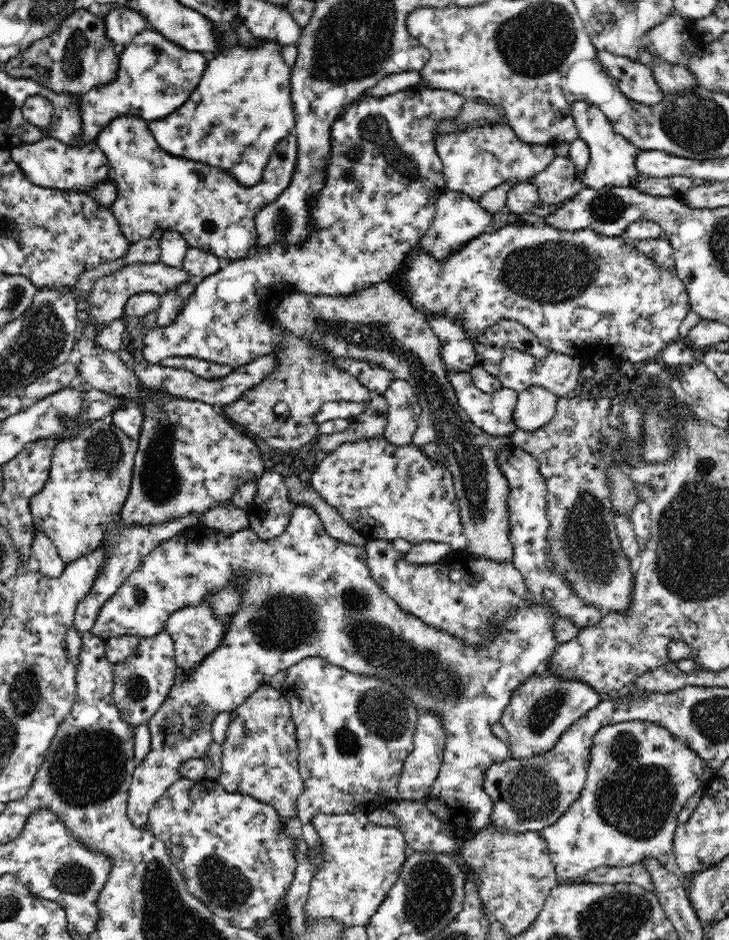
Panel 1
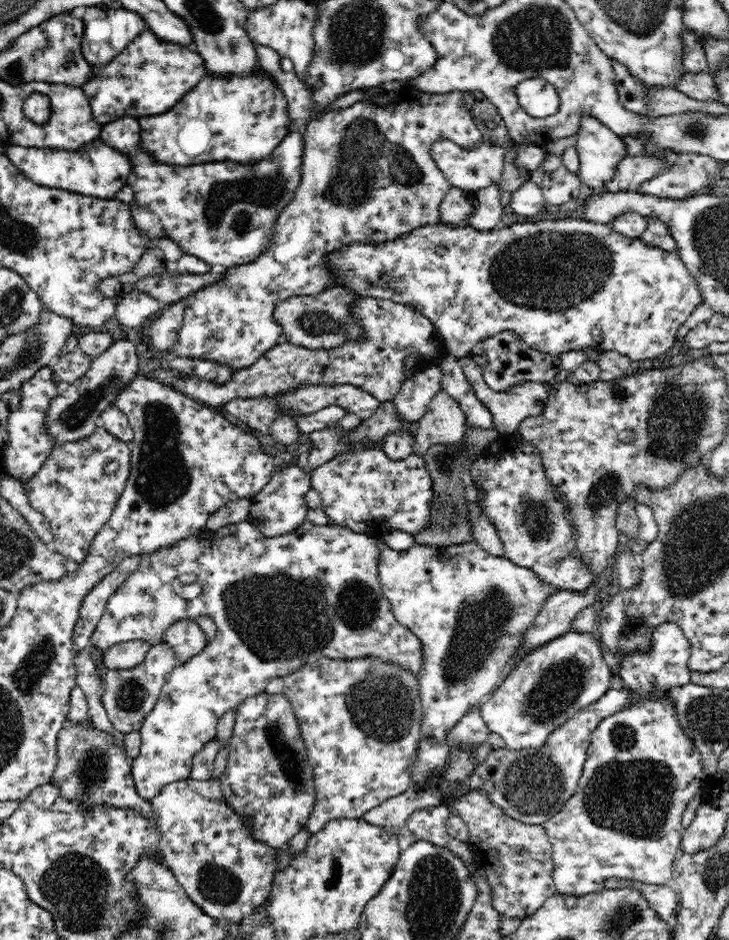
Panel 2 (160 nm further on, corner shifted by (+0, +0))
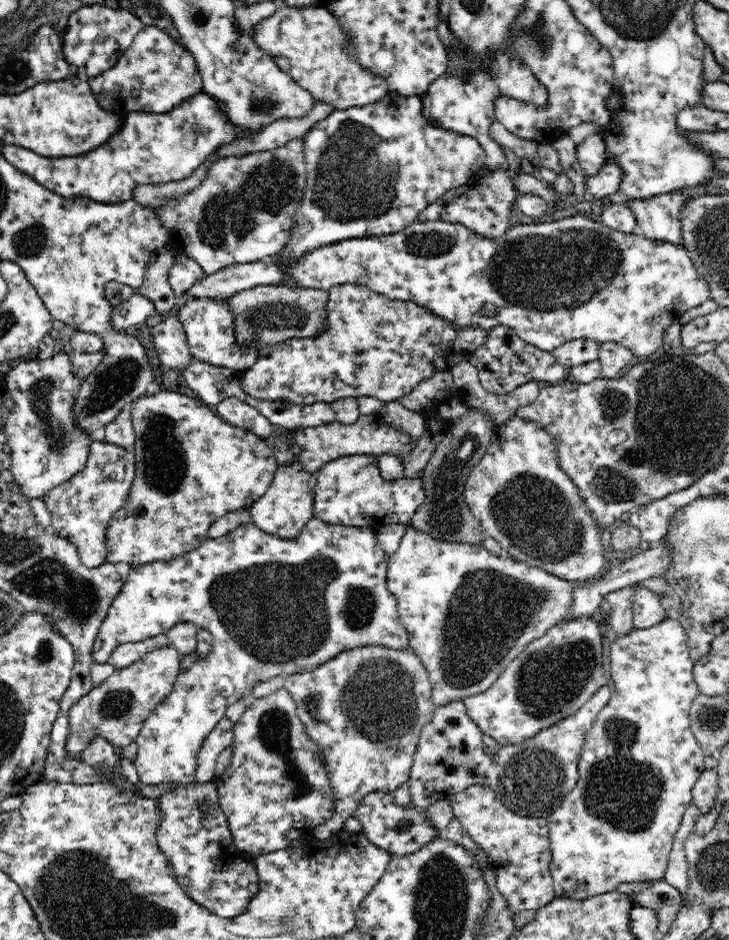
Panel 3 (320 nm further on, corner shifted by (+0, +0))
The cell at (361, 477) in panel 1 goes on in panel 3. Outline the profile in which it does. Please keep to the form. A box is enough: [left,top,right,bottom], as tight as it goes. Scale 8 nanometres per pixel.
[314,455,424,532]

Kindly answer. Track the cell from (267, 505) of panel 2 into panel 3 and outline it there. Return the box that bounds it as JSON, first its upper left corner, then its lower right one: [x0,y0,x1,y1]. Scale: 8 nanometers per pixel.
[248,465,317,539]

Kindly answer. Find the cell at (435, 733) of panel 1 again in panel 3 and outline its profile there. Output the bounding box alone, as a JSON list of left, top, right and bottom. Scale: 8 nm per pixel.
[387,523,594,706]

